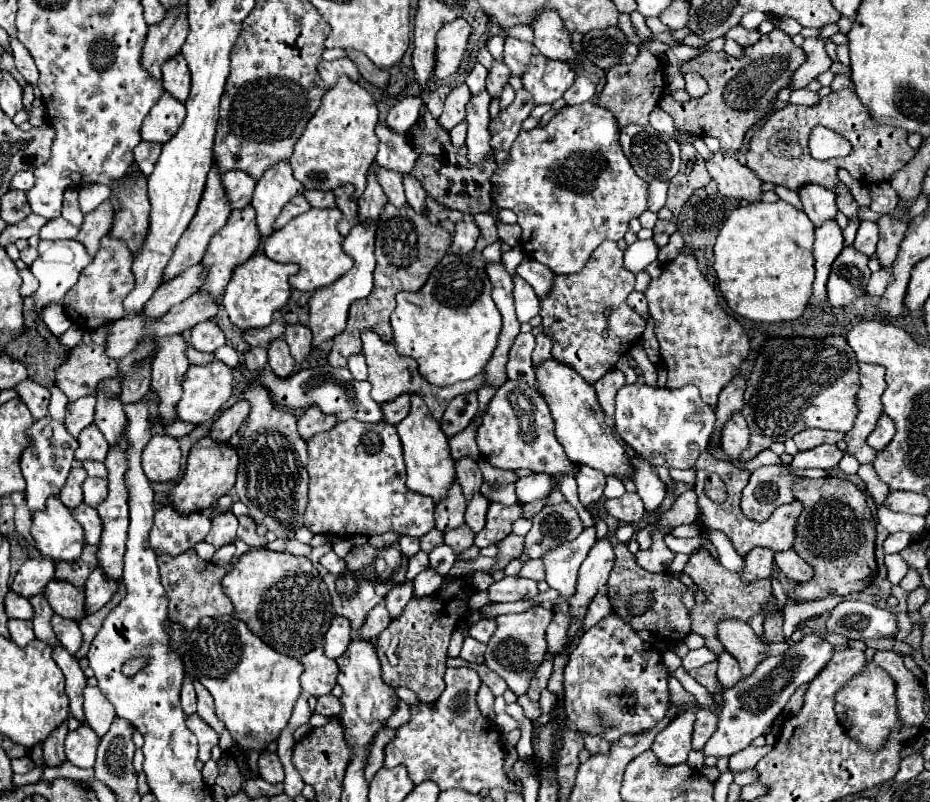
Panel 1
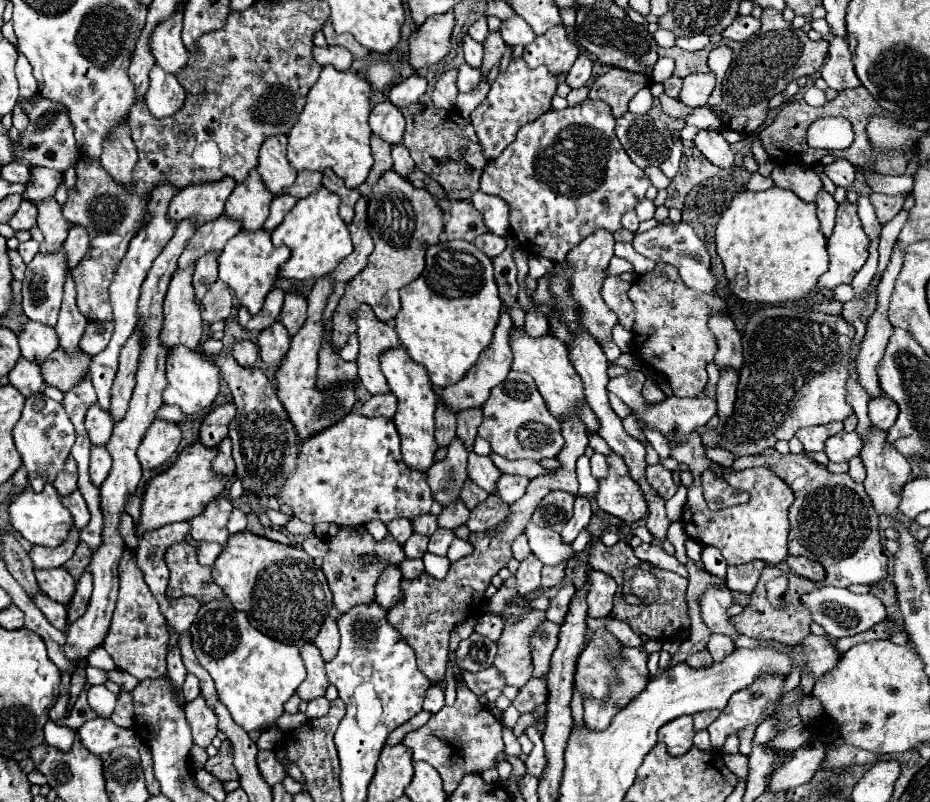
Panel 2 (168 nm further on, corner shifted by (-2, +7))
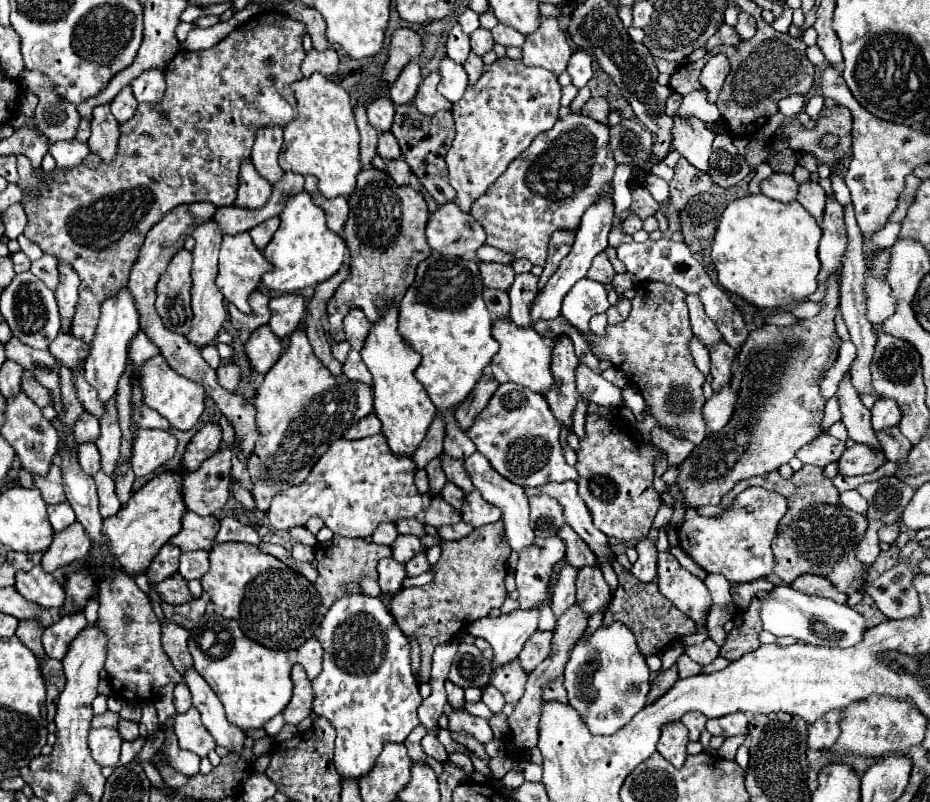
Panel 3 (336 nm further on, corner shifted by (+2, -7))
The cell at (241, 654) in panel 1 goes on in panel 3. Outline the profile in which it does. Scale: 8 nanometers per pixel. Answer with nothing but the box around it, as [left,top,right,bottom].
[188,614,292,730]

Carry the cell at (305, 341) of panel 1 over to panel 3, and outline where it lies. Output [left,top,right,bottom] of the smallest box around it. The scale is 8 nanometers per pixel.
[270,294,306,338]

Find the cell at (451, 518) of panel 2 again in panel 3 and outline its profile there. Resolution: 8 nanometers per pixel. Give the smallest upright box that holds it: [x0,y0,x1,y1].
[426,496,462,528]

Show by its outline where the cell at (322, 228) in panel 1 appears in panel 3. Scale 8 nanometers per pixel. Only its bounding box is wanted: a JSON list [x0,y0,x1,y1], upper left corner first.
[262,192,346,294]

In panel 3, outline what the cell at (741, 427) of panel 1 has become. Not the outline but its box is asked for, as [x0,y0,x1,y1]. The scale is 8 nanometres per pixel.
[710,342,736,392]

